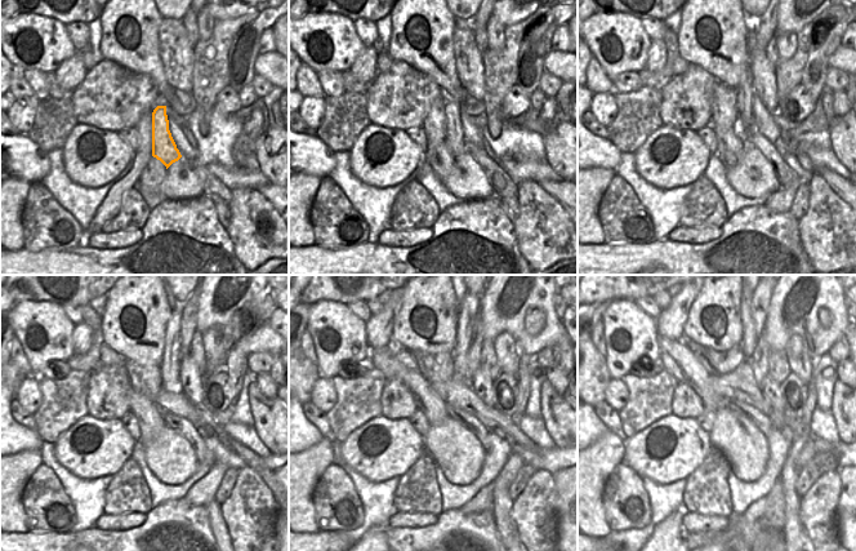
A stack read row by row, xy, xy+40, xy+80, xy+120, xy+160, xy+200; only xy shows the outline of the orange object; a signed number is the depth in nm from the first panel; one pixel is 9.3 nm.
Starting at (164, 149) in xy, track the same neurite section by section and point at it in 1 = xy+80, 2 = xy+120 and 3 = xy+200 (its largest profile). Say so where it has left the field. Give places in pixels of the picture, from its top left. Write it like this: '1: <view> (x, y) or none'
1: xy+80 (745, 93)
2: xy+120 (170, 360)
3: xy+200 (759, 305)

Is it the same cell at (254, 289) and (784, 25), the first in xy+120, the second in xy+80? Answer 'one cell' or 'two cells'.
one cell

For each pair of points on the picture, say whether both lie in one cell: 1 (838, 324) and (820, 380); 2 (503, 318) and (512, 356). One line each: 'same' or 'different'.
1: different
2: different

